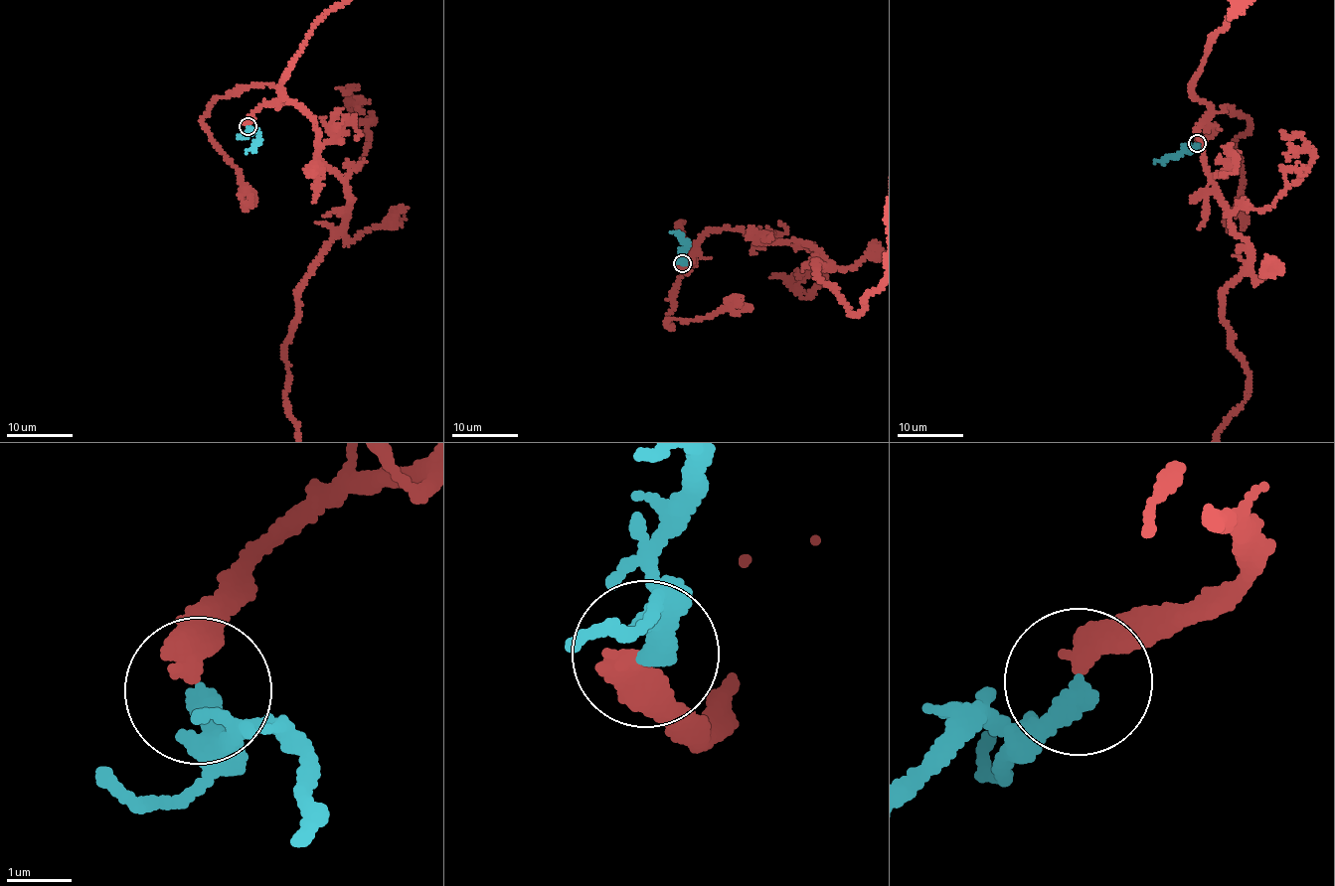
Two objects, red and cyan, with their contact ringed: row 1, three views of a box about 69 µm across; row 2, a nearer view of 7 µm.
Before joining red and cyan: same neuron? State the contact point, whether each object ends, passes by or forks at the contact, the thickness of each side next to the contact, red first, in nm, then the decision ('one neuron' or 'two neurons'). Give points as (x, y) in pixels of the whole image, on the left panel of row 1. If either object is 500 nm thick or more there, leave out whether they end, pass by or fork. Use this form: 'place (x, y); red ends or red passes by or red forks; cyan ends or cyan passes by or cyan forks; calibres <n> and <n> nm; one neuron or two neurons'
place (248, 126); red ends; cyan ends; calibres 400 and 340 nm; two neurons

